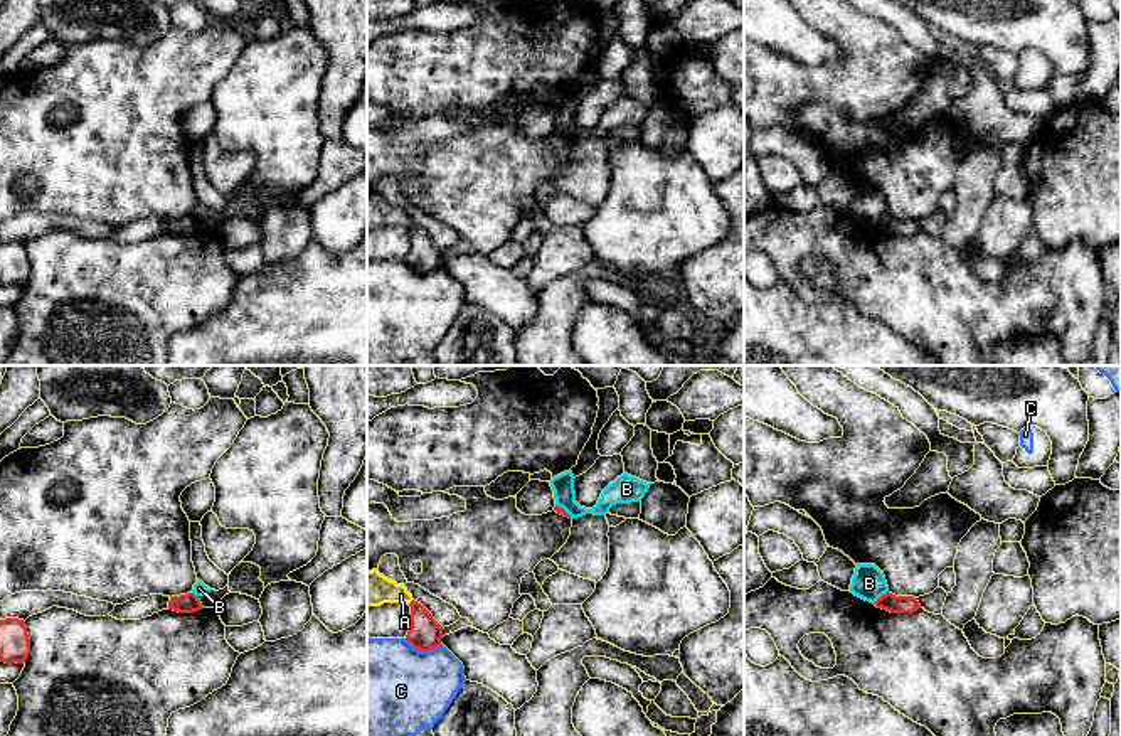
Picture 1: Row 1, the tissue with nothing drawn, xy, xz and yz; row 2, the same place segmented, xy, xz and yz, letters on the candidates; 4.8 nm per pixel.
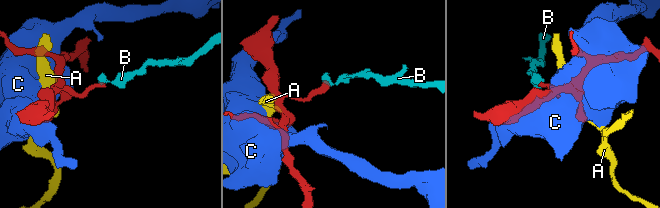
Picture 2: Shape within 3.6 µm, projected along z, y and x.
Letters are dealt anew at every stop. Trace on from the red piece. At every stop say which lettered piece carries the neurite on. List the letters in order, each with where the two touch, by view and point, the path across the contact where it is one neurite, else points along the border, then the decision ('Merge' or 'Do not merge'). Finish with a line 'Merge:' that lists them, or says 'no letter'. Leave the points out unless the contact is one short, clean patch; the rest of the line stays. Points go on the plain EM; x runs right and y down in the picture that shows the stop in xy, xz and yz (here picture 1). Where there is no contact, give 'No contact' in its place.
A: Touches red at xz (411, 224). Do not merge
B: Touches red at yz (881, 219). Boundary: yz (887, 213), (874, 226). Do not merge
C: Touches red at xz (423, 273). Do not merge
Merge: no letter

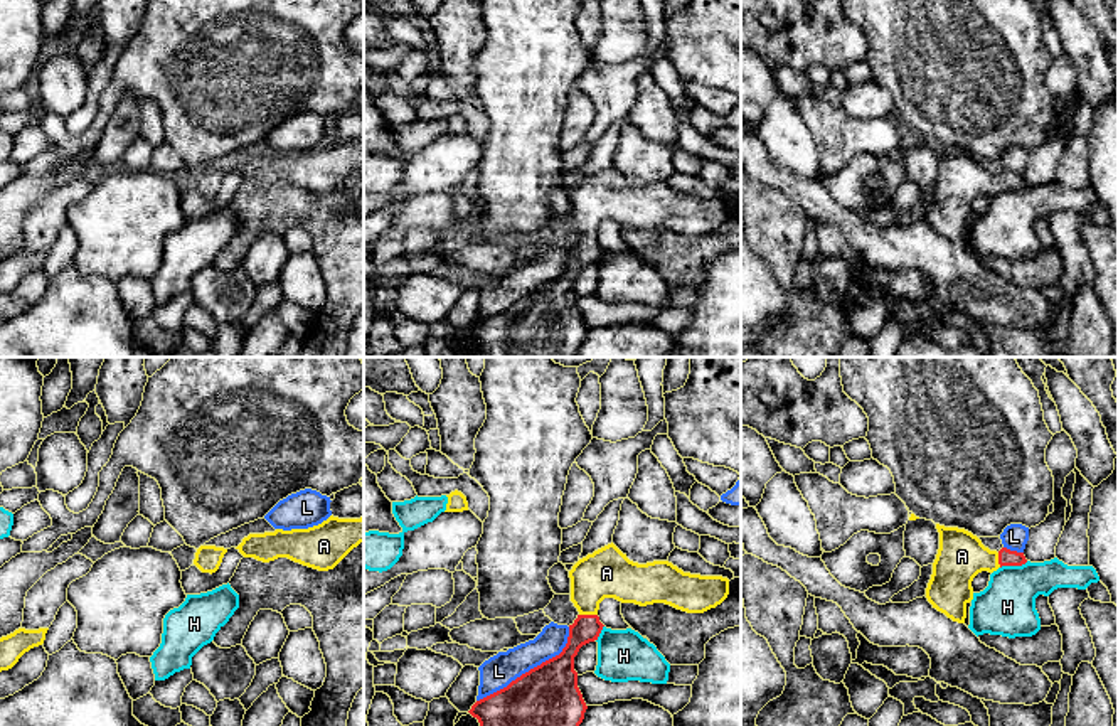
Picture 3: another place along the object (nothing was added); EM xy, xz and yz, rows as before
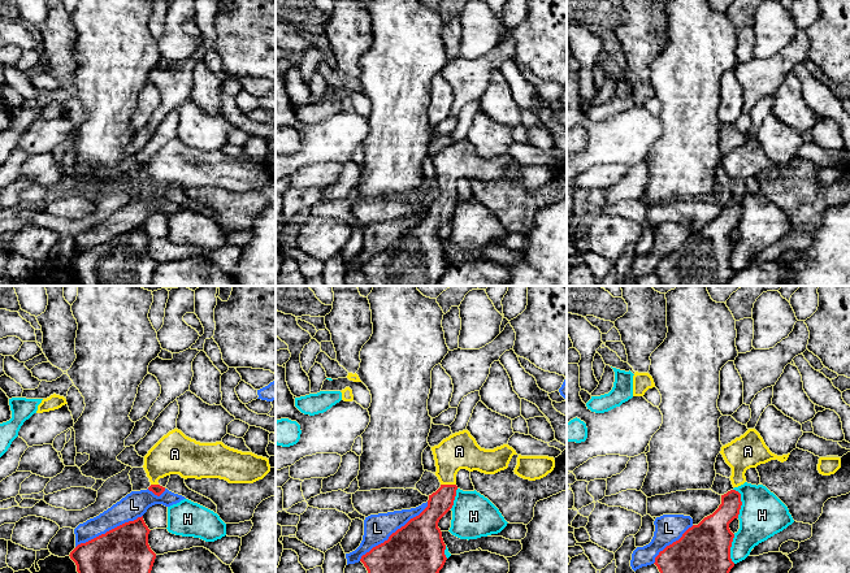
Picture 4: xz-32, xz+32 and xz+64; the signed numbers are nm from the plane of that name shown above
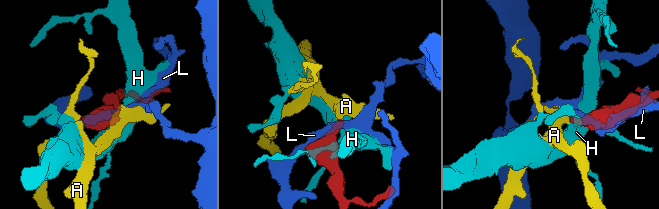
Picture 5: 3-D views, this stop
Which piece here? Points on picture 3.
A: Touches red at xz (588, 238). Merge
H: Touches red at yz (1014, 187). Do not merge
L: Touches red at xz (531, 292). Do not merge
Merge: A

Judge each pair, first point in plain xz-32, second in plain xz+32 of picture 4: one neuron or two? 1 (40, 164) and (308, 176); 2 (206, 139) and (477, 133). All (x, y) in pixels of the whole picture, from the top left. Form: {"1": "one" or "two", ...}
{"1": "one", "2": "one"}

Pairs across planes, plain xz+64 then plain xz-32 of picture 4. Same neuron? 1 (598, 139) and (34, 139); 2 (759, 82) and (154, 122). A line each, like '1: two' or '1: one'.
1: one
2: one

